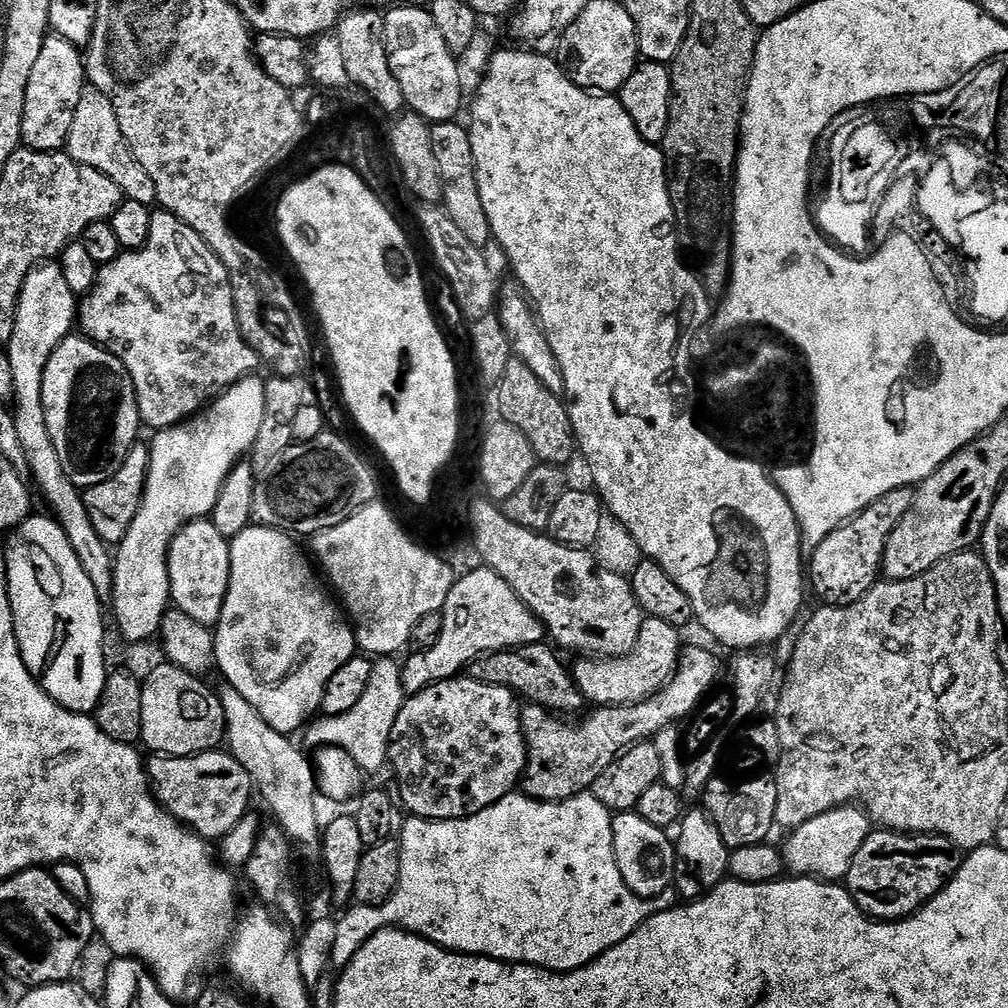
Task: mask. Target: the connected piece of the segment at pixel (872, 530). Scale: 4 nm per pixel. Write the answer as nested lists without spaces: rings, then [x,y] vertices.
[[[916,488],[890,490],[878,498],[857,516],[851,516],[842,526],[838,526],[817,548],[811,549],[810,588],[816,591],[819,603],[824,606],[853,604],[862,599],[881,579],[886,554],[886,542],[894,534],[894,526],[906,518],[906,510],[914,506]]]

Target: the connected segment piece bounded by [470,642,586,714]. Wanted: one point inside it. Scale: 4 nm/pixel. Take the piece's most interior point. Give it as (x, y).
(534, 671)

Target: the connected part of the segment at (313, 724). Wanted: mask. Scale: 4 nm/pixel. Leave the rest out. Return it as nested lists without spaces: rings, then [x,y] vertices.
[[[379,657],[372,663],[371,676],[361,699],[345,714],[322,716],[311,721],[305,729],[306,742],[317,750],[325,746],[340,747],[348,752],[363,773],[378,771],[388,762],[390,734],[404,705],[406,693],[402,686],[401,665],[393,657]]]

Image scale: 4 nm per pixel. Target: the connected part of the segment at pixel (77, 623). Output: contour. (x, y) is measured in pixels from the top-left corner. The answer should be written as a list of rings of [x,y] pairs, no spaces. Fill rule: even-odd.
[[[33,514],[23,520],[11,533],[2,552],[8,571],[8,597],[14,622],[14,634],[22,654],[22,662],[38,681],[40,688],[71,712],[95,713],[102,698],[102,690],[108,681],[109,665],[104,665],[104,614],[100,610],[102,598],[94,590],[94,584],[82,570],[70,538],[57,521],[48,514]]]

